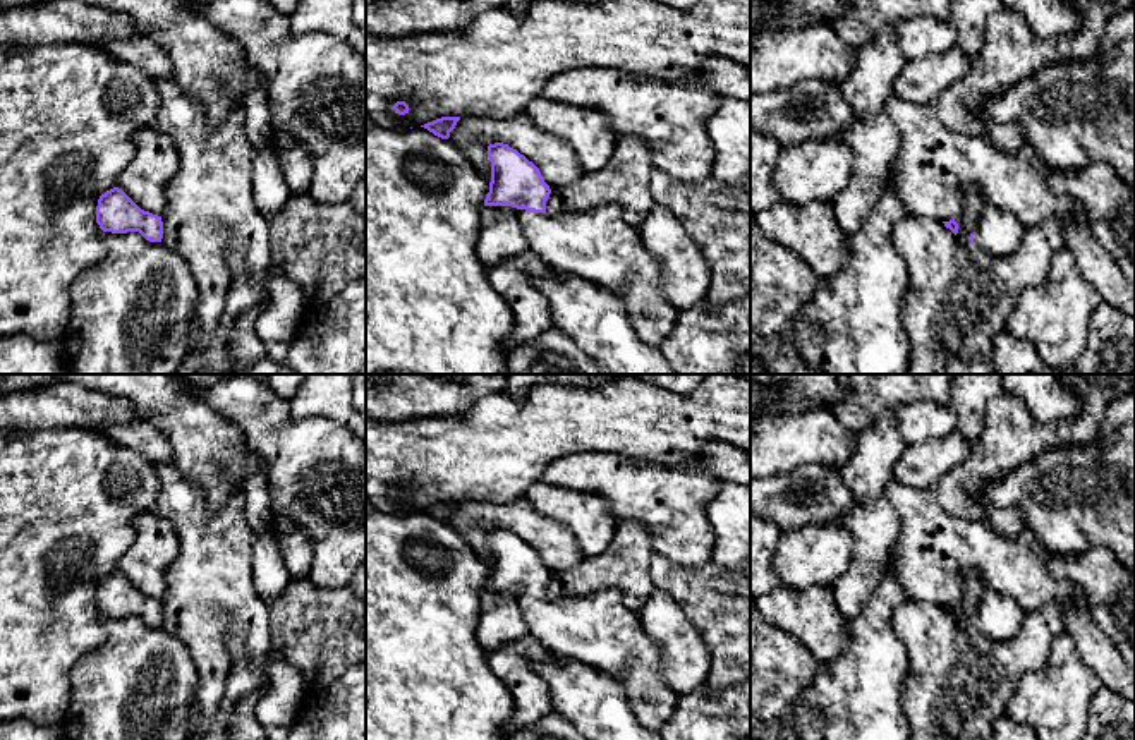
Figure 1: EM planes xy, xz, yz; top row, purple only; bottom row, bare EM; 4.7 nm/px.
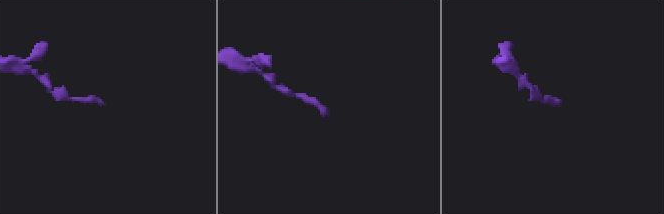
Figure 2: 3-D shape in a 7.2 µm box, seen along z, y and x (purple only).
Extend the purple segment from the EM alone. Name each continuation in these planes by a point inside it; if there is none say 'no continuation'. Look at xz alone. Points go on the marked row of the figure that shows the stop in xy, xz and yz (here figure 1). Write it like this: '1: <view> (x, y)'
1: xz (600, 246)

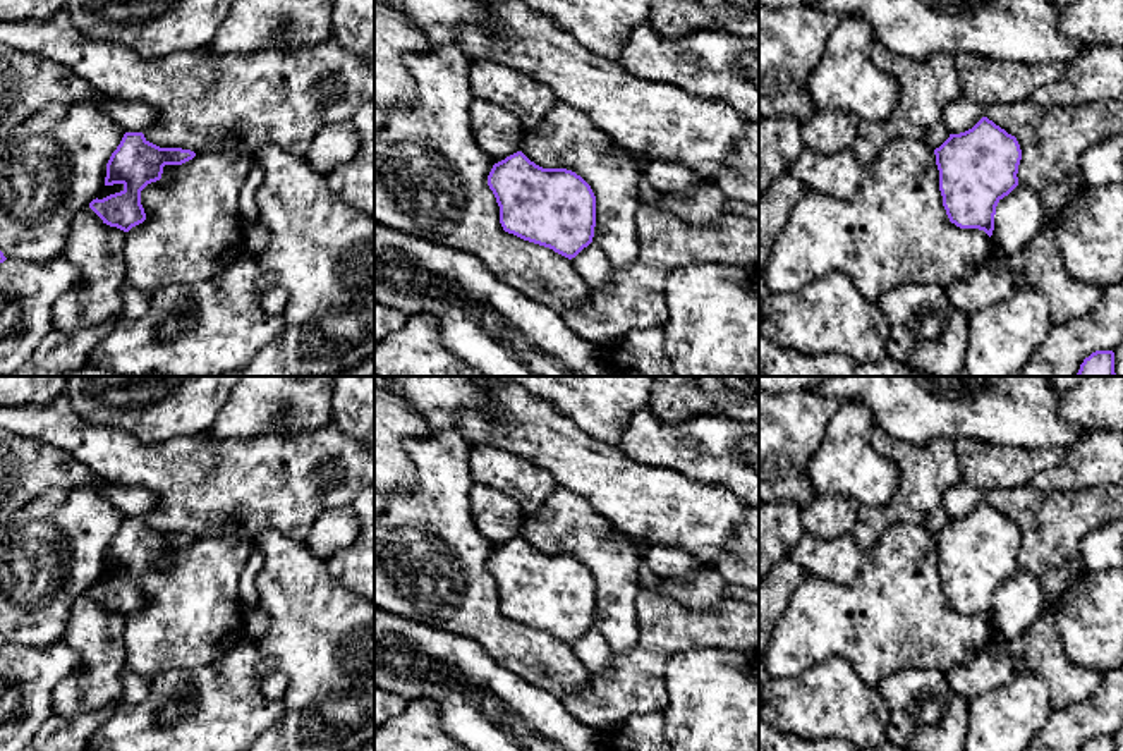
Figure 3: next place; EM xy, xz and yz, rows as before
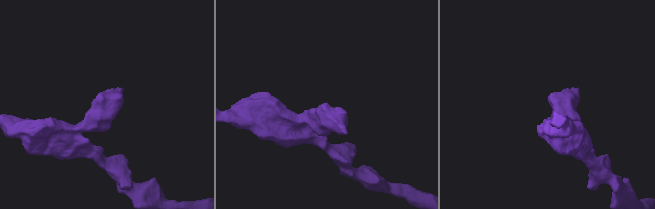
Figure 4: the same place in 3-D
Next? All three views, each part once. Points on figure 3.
no continuation

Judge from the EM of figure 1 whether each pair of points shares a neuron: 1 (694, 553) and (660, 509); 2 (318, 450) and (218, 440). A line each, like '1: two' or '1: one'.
1: one
2: two

